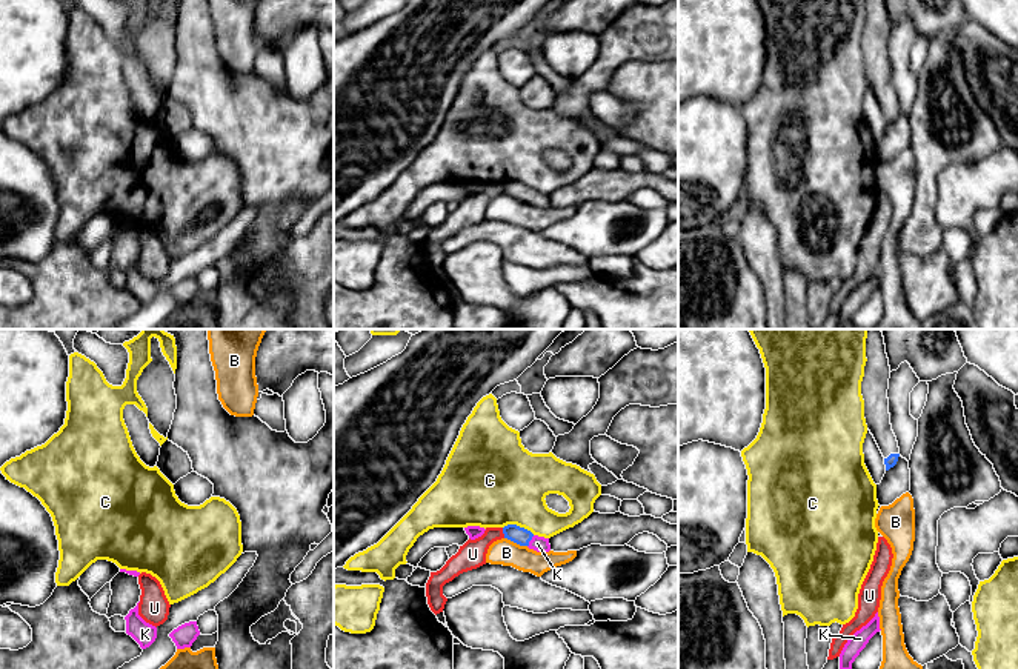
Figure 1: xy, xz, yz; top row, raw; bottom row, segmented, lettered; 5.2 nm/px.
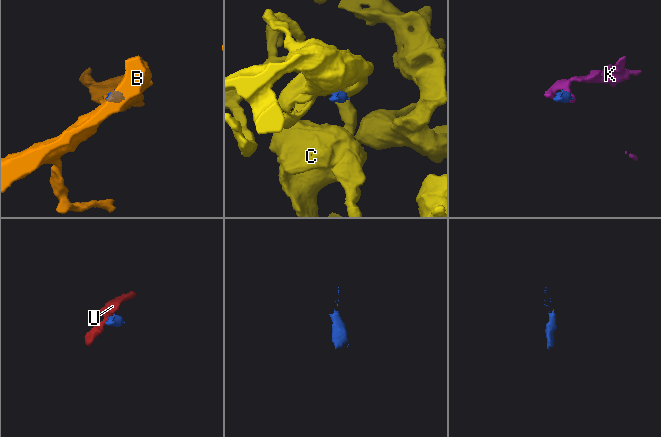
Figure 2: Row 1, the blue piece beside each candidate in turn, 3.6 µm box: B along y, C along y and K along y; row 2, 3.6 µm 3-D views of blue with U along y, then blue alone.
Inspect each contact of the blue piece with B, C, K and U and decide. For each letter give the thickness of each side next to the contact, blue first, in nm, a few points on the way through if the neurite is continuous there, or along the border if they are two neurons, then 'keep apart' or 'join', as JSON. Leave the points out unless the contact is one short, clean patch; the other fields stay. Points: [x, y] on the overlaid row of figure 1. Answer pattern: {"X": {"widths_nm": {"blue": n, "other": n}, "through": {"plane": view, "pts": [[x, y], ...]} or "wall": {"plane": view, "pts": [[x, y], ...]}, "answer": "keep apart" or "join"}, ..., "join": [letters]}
{"B": {"widths_nm": {"blue": 90, "other": 140}, "wall": {"plane": "xz", "pts": [[505, 537], [526, 546]]}, "answer": "keep apart"}, "C": {"widths_nm": {"blue": 90, "other": 440}, "wall": {"plane": "xz", "pts": [[503, 526], [518, 525], [534, 534]]}, "answer": "keep apart"}, "K": {"widths_nm": {"blue": 90, "other": 80}, "through": {"plane": "xz", "pts": [[520, 535], [529, 540], [537, 543]]}, "answer": "join"}, "U": {"widths_nm": {"blue": 90, "other": 140}, "wall": {"plane": "xz", "pts": [[502, 528], [505, 537]]}, "answer": "keep apart"}, "join": ["K"]}

